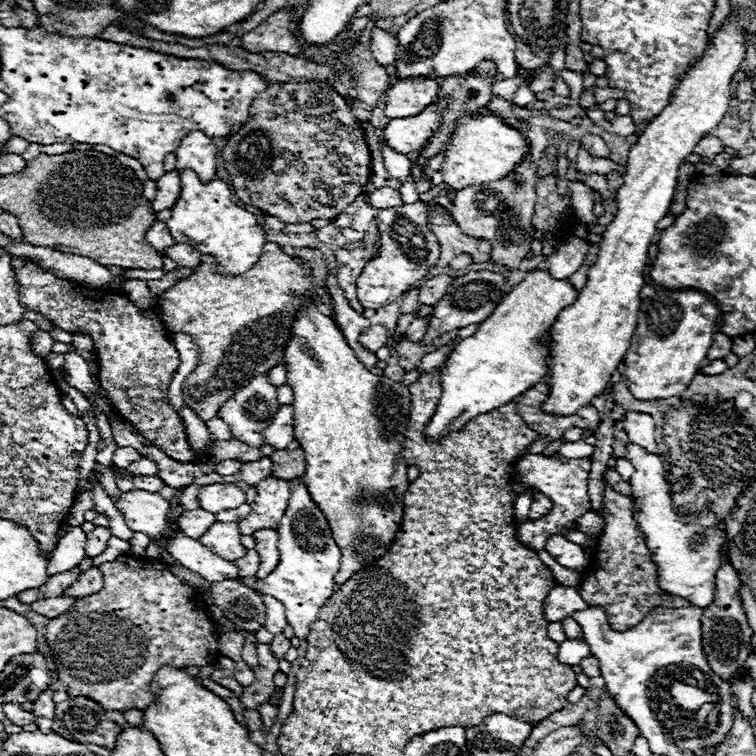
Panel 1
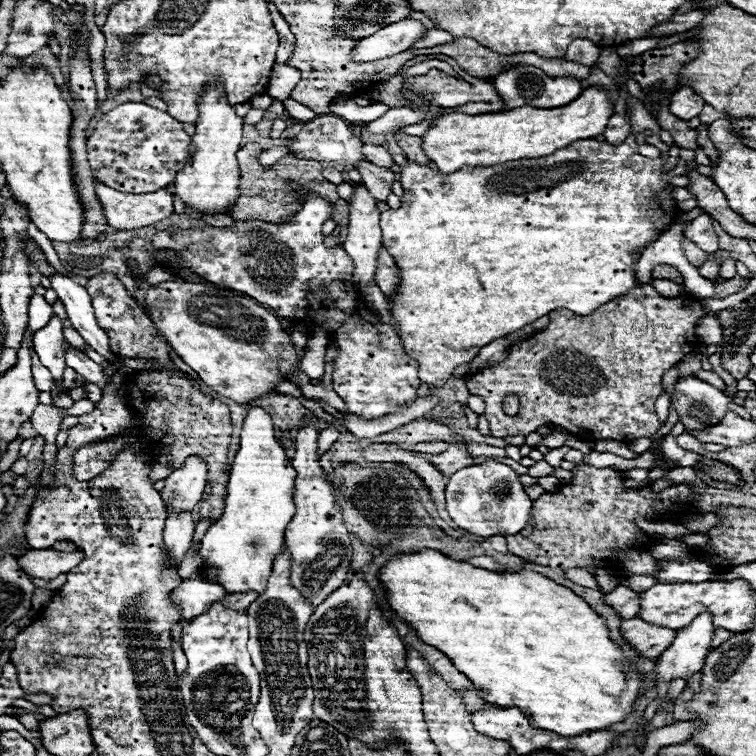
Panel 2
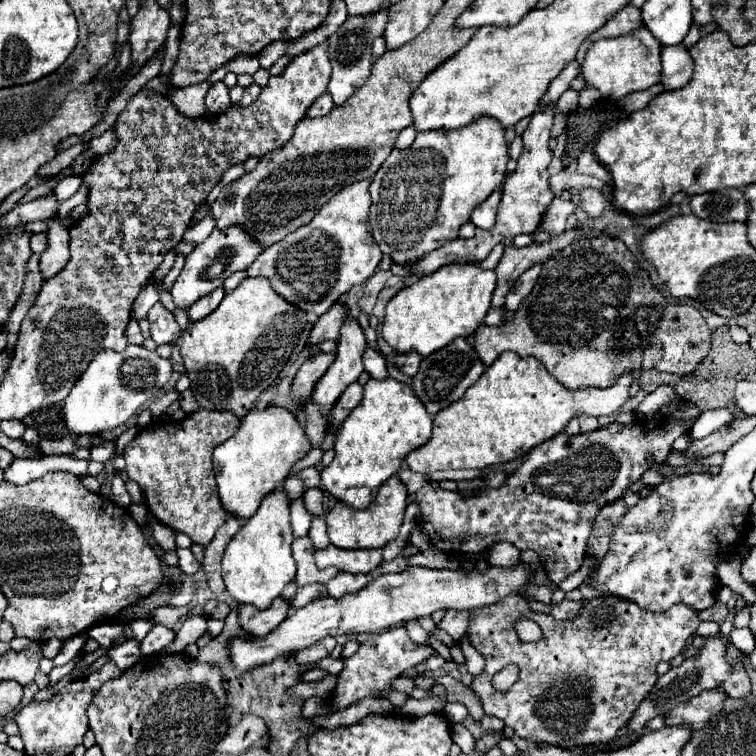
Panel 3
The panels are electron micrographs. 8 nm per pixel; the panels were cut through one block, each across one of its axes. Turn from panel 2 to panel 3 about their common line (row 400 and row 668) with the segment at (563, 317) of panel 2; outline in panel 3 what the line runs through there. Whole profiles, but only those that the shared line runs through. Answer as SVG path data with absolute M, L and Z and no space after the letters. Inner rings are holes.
M506 596L504 600L490 604L486 608L476 608L470 612L468 622L468 640L474 648L484 656L486 668L480 676L474 678L472 690L480 696L484 704L484 712L490 716L498 716L510 726L516 736L534 740L538 744L552 746L588 746L588 744L606 744L610 742L620 728L630 720L632 712L640 706L640 702L654 688L658 674L656 664L666 660L670 662L676 654L688 644L688 638L696 632L700 620L696 612L684 604L676 604L666 612L646 612L632 602L604 596L586 602L584 612L576 620L560 622L548 614L538 614L530 608L530 604L522 596ZM520 618L534 620L542 628L542 638L534 644L524 644L514 624ZM516 664L520 668L520 678L508 692L498 692L492 688L492 676L500 672L504 666Z

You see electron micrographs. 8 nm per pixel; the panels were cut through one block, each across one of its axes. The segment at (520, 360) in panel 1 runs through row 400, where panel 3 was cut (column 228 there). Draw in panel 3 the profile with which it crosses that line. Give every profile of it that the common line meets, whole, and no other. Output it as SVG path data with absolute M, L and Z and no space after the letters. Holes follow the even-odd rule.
M280 406L252 410L242 418L238 432L214 450L214 470L222 504L234 516L248 520L264 496L276 490L290 474L294 462L310 452L310 440L296 416Z

